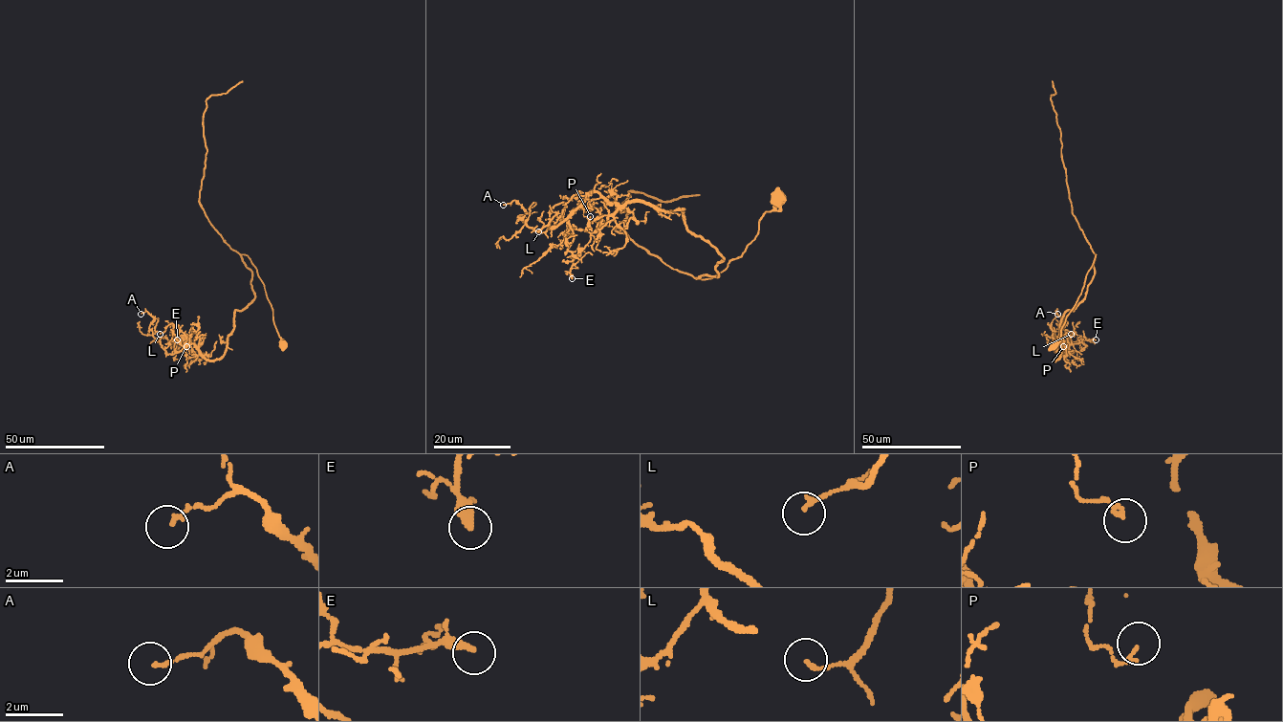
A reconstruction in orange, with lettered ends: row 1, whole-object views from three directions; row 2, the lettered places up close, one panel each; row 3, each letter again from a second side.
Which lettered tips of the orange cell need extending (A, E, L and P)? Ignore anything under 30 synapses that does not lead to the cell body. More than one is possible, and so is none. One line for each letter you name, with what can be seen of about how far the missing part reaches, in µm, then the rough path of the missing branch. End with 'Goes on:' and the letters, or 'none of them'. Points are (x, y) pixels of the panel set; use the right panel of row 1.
Goes on: none of them

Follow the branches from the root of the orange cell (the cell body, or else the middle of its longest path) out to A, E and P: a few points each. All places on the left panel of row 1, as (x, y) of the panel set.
A: (283, 344), (243, 254), (254, 297), (235, 311), (220, 358), (193, 344), (167, 354), (141, 314)
E: (283, 344), (263, 283), (243, 254), (254, 297), (235, 311), (226, 353), (206, 360), (177, 339)
P: (283, 344), (242, 254), (254, 297), (235, 311), (227, 351), (206, 360), (191, 335), (186, 346)

